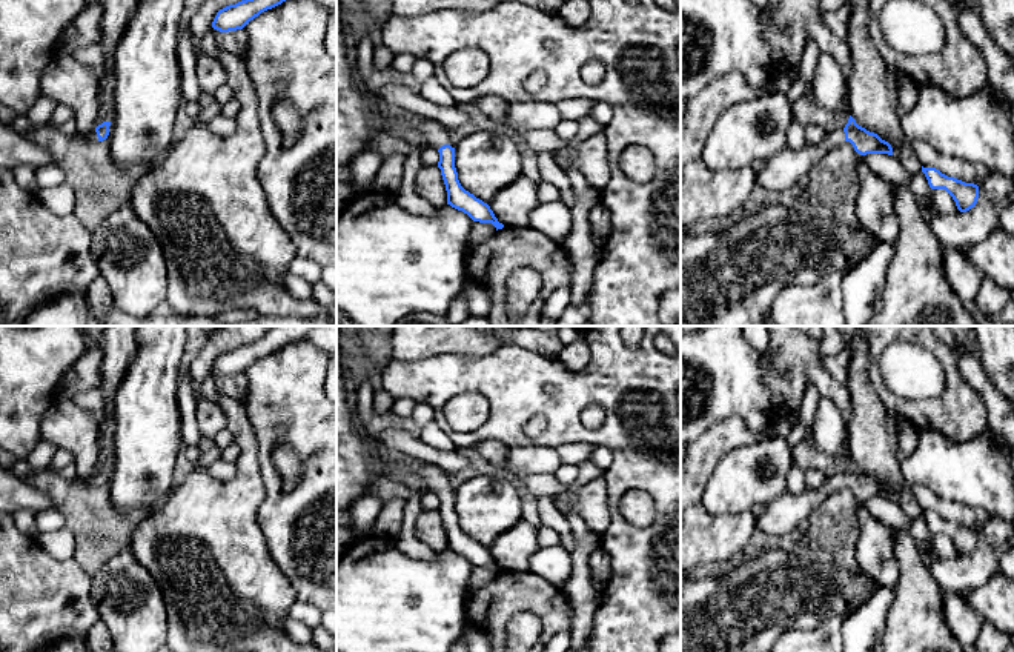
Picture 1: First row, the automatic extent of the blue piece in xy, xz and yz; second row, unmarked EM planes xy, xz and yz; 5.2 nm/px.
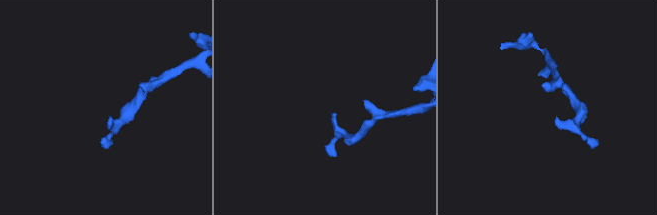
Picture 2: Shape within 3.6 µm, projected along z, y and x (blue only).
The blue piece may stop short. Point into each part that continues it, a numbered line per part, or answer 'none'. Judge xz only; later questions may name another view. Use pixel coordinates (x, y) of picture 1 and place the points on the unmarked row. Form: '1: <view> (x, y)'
1: xz (437, 479)

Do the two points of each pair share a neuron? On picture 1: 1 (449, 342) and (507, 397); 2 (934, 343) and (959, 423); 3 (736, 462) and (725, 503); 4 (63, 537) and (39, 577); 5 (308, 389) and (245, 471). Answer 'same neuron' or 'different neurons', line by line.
1: different neurons
2: same neuron
3: same neuron
4: different neurons
5: different neurons

